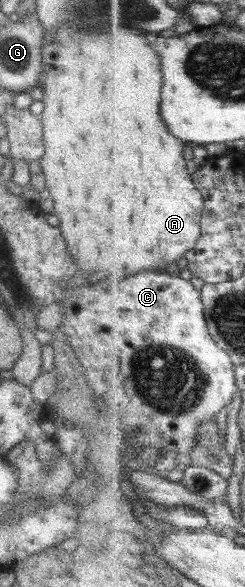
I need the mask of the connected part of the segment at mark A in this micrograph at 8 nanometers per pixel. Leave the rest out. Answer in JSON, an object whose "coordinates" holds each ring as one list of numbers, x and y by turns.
{"coordinates":[[62,24,55,29,49,29,43,35,41,68,44,71,44,80,40,85,43,91,41,100,43,110,39,119,45,150,39,158,39,162,45,187,53,201,52,213,60,219,60,225,57,228,62,233,62,237,66,237,64,239,66,253,70,253,70,257,76,263,76,267,80,269,80,273,88,273,88,275,100,273,100,277,108,277,108,279,126,279,145,271,166,272,168,265,185,257,197,246,198,240,201,238,201,219,205,196,197,188,197,184,192,181,192,175,188,175,186,157,184,157,186,143,169,132,169,127,161,116,163,71,161,59,151,45,152,42,153,39,150,40,148,35,142,33,138,28,128,28,127,26,120,26,120,28,112,26,112,28,106,28,104,33,92,33,91,29,79,29,79,27,69,27,68,24]]}

